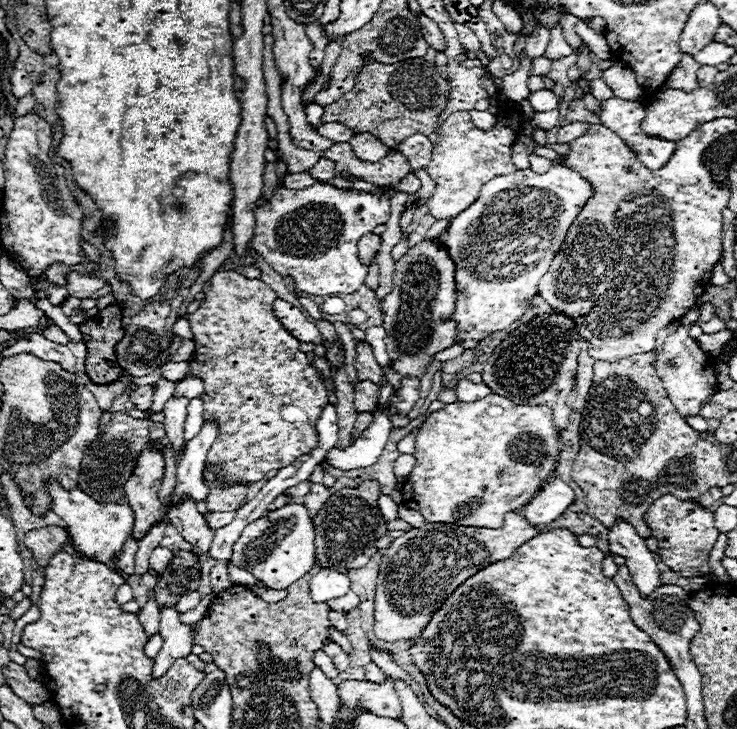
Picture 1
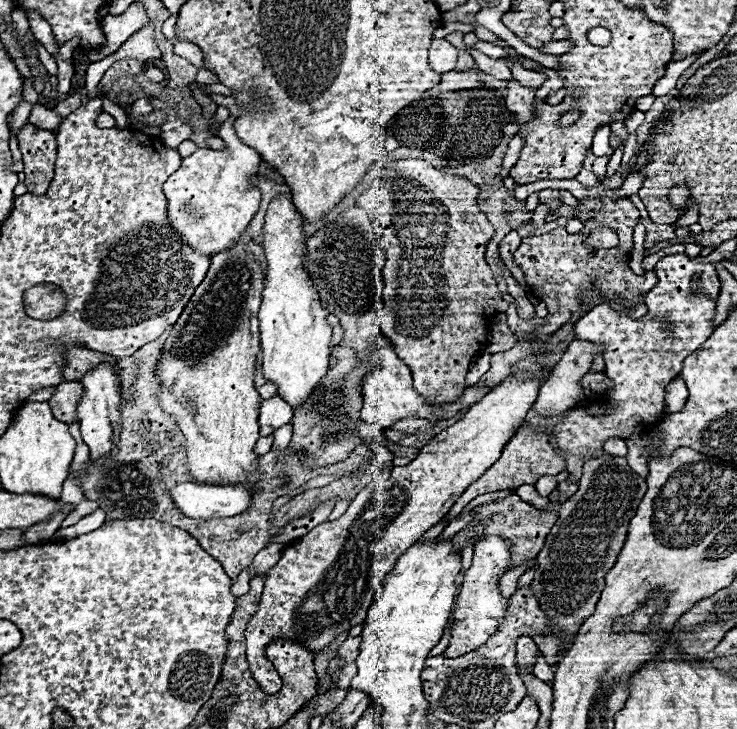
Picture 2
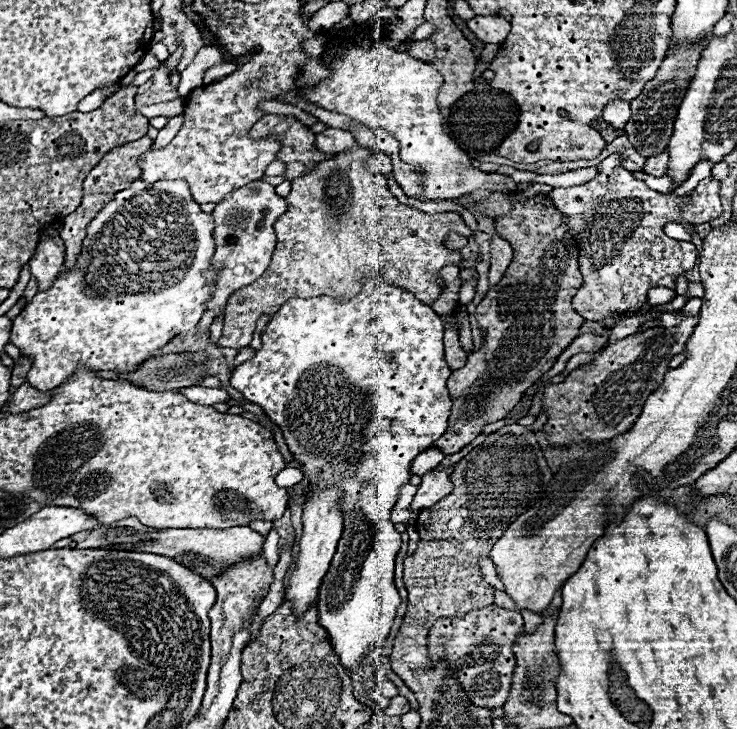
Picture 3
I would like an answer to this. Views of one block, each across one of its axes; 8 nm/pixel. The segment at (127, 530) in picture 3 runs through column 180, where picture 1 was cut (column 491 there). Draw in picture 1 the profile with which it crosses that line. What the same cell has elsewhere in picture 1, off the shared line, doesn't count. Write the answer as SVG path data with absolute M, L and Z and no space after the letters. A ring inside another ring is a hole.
M508 512L500 528L444 526L426 522L422 528L404 532L382 552L374 600L376 638L382 642L418 638L428 626L432 614L464 580L498 560L506 560L518 546L536 534L536 528L516 512Z

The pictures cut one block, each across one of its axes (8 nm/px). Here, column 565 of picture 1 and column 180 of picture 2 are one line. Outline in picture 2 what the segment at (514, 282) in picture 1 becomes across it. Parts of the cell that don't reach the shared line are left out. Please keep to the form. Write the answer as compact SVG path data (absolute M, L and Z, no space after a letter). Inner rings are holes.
M230 115L218 130L226 142L226 150L198 148L182 158L182 166L162 186L168 200L168 224L184 244L204 256L232 248L260 206L260 190L248 184L248 176L258 172L260 156L236 138L232 126L235 119Z

